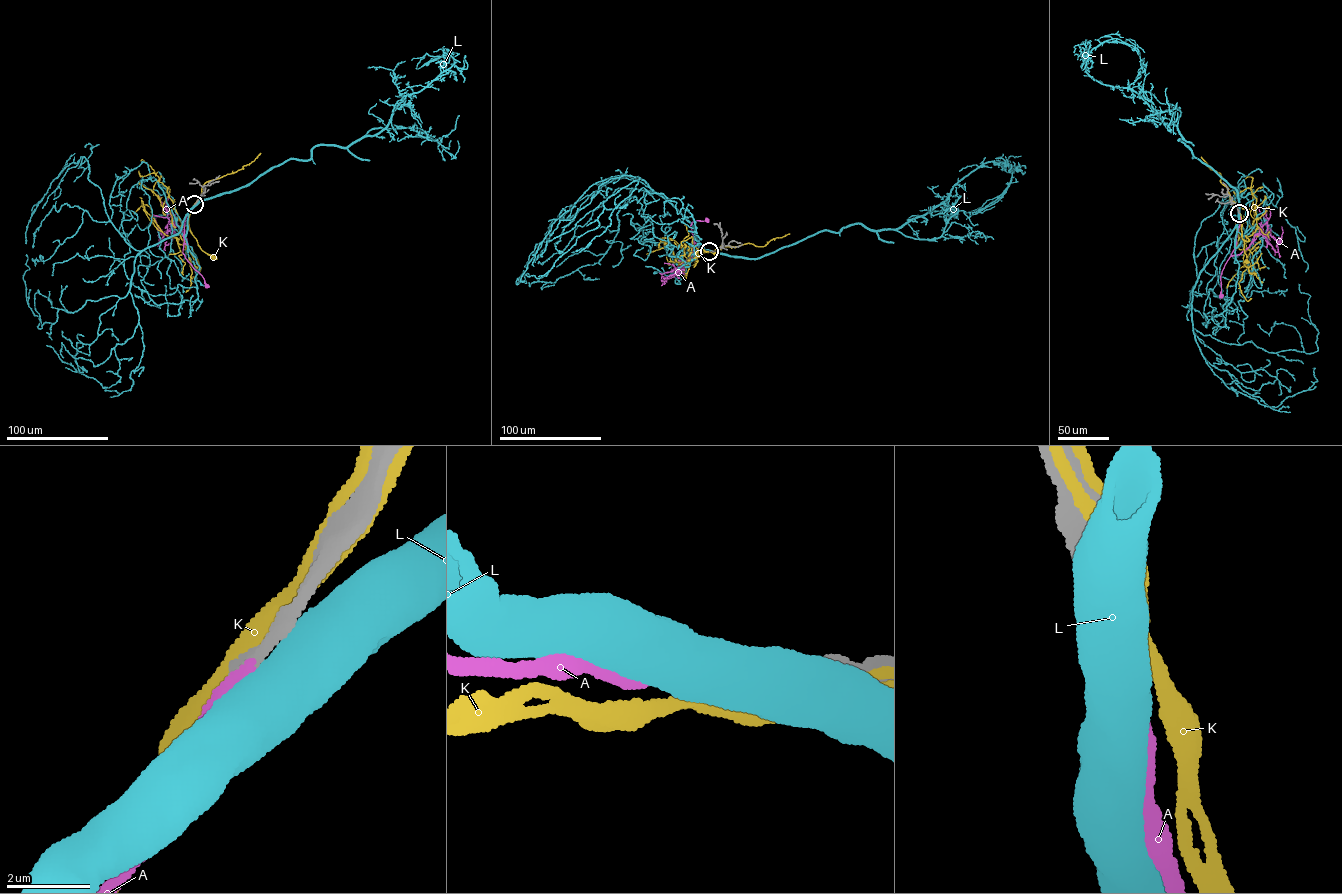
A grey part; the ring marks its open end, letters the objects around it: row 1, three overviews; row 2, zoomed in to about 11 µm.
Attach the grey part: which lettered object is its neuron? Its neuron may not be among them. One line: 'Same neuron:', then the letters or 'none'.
Same neuron: none

